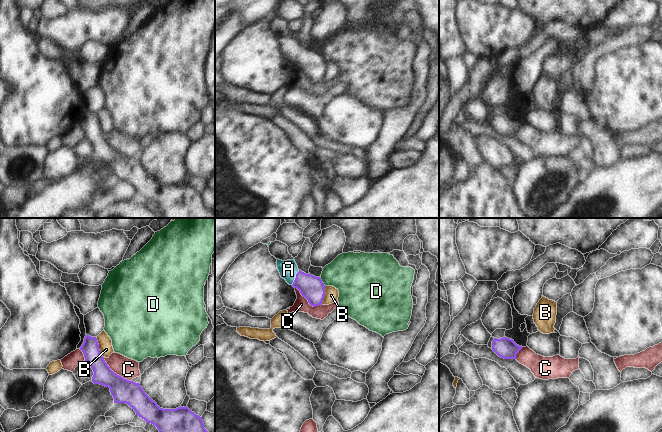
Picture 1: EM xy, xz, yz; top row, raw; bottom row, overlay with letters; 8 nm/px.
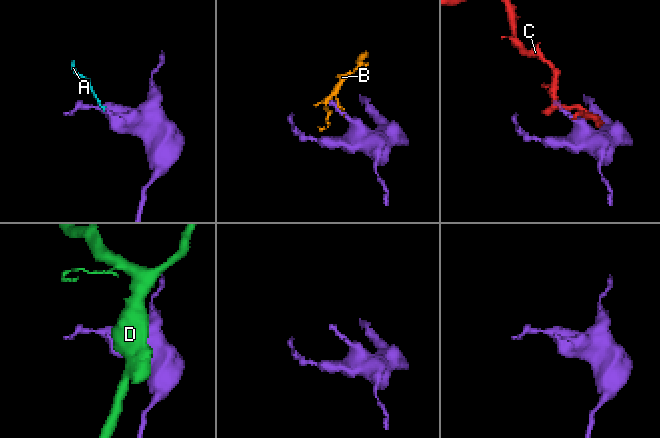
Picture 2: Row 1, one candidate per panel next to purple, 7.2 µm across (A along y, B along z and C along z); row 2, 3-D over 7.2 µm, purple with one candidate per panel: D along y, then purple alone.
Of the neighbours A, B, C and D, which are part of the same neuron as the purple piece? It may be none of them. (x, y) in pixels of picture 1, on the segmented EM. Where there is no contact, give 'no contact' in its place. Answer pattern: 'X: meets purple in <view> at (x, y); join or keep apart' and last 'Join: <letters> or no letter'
A: meets purple in xz at (296, 277); join
B: meets purple in xy at (98, 347); keep apart
C: meets purple in xy at (115, 373); keep apart
D: meets purple in xz at (322, 282); keep apart
Join: A

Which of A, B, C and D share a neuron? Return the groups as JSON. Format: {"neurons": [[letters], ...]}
{"neurons": [["A"], ["B"], ["C"], ["D"]]}

